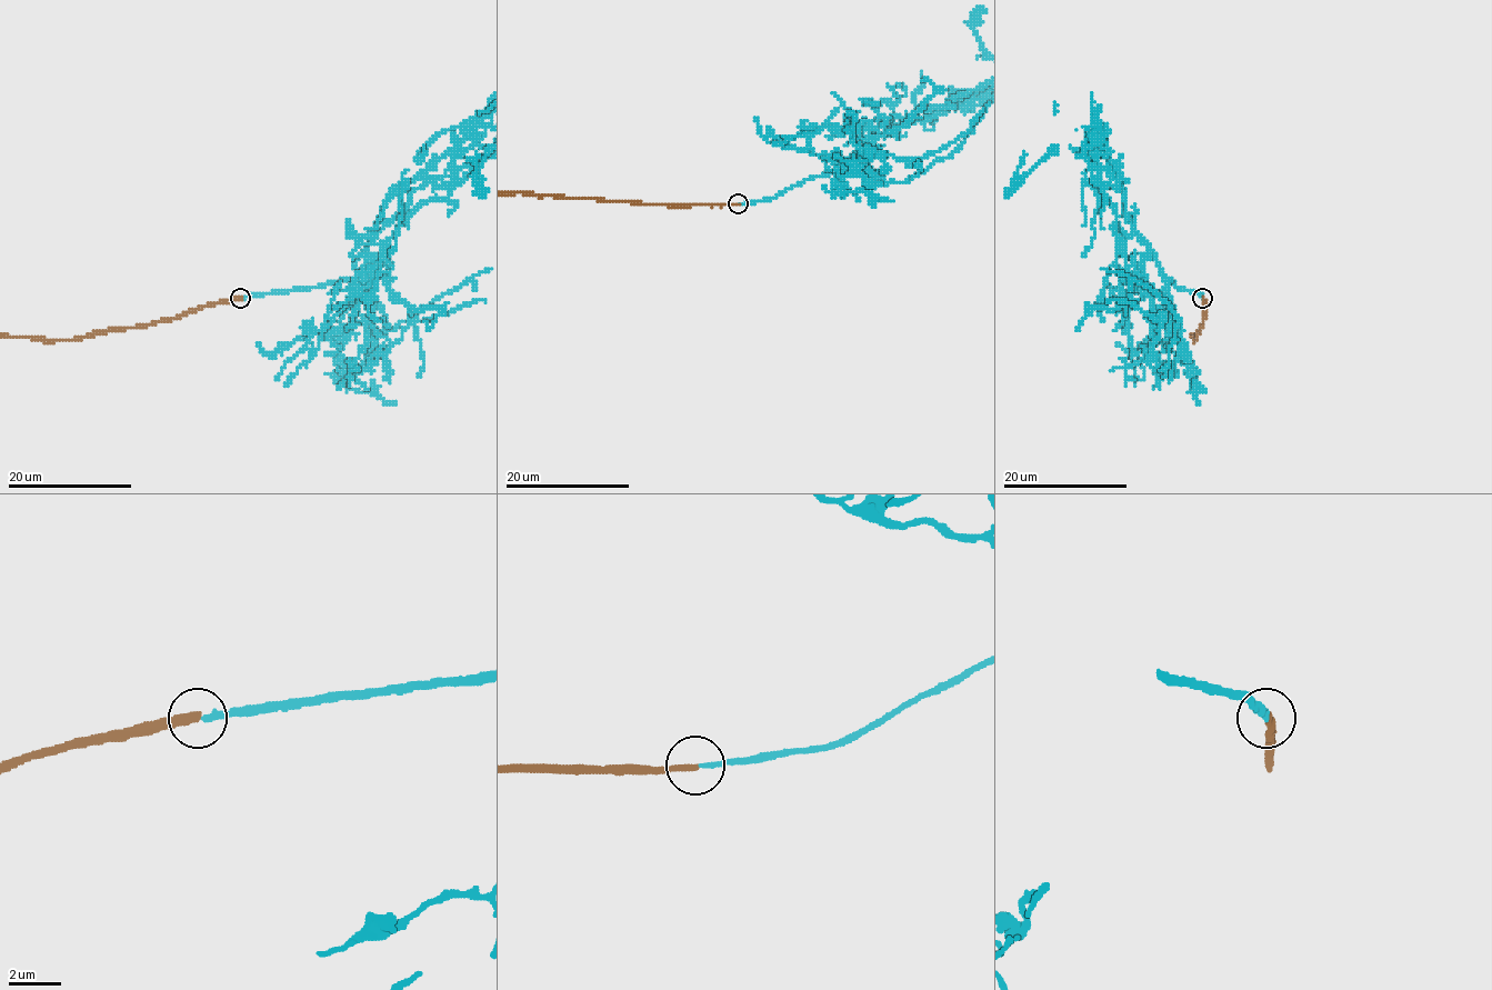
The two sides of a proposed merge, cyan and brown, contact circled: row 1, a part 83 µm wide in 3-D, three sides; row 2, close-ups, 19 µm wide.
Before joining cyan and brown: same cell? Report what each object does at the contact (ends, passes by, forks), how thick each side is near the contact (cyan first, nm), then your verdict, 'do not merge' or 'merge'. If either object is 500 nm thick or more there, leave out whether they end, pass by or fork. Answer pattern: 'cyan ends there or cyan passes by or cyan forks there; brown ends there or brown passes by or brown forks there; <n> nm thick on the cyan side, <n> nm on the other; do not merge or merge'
cyan ends there; brown ends there; 200 nm thick on the cyan side, 280 nm on the other; merge

